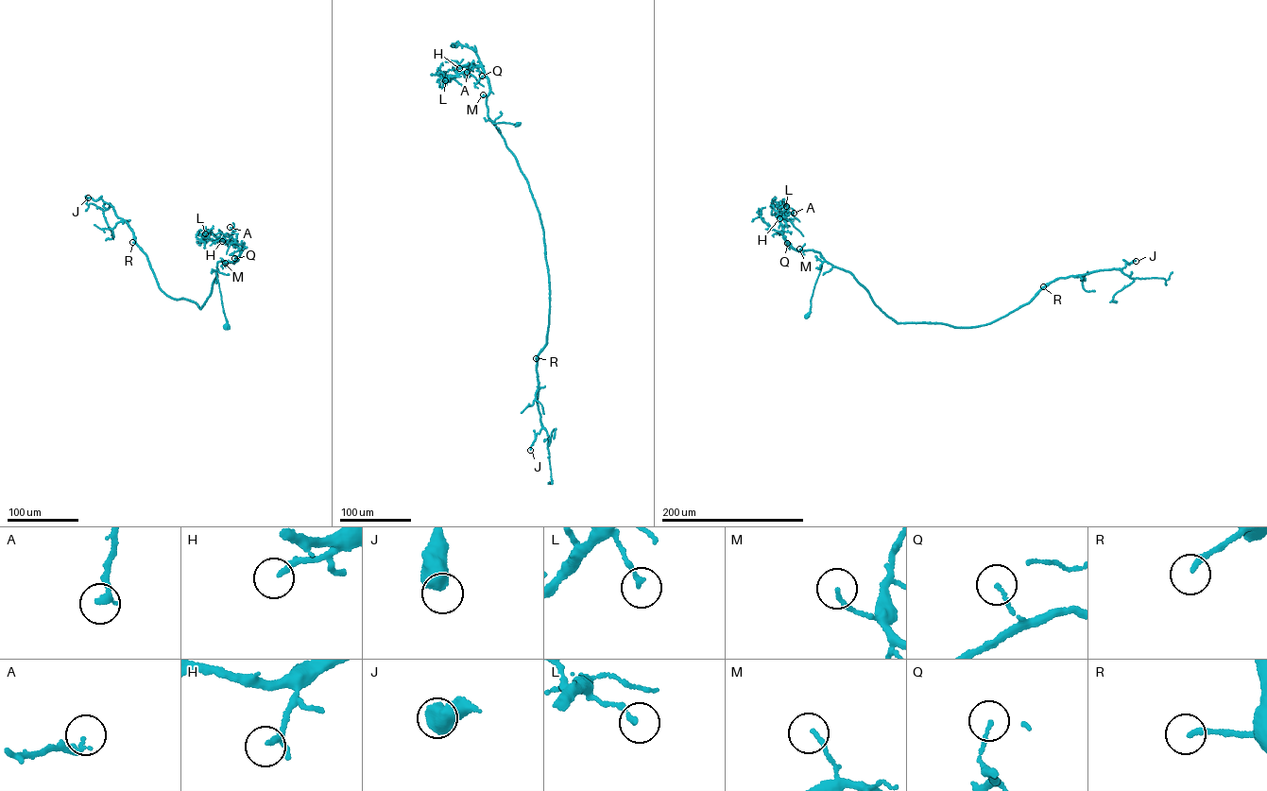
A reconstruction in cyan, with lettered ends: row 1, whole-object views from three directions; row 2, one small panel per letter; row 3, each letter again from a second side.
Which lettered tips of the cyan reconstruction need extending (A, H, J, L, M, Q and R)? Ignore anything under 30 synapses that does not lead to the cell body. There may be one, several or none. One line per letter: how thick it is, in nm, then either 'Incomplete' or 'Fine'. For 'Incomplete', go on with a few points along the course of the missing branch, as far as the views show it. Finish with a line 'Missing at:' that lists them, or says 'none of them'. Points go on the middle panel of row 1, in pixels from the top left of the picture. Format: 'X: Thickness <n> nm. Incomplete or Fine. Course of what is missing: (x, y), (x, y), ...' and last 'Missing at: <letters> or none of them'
A: Thickness 200 nm. Fine
H: Thickness 140 nm. Fine
J: Thickness 600 nm. Fine
L: Thickness 170 nm. Fine
M: Thickness 140 nm. Fine
Q: Thickness 140 nm. Fine
R: Thickness 200 nm. Incomplete. Course of what is missing: (536, 358), (547, 353)
Missing at: R

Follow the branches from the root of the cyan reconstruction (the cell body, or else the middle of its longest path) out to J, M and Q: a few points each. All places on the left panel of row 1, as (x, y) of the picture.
J: (134, 237), (129, 227), (116, 215), (112, 207), (100, 198), (95, 200), (88, 197)
M: (134, 237), (162, 290), (173, 299), (194, 302), (200, 309), (211, 292), (216, 263), (225, 263)
Q: (134, 237), (162, 290), (200, 309), (216, 263), (233, 263), (234, 258)

